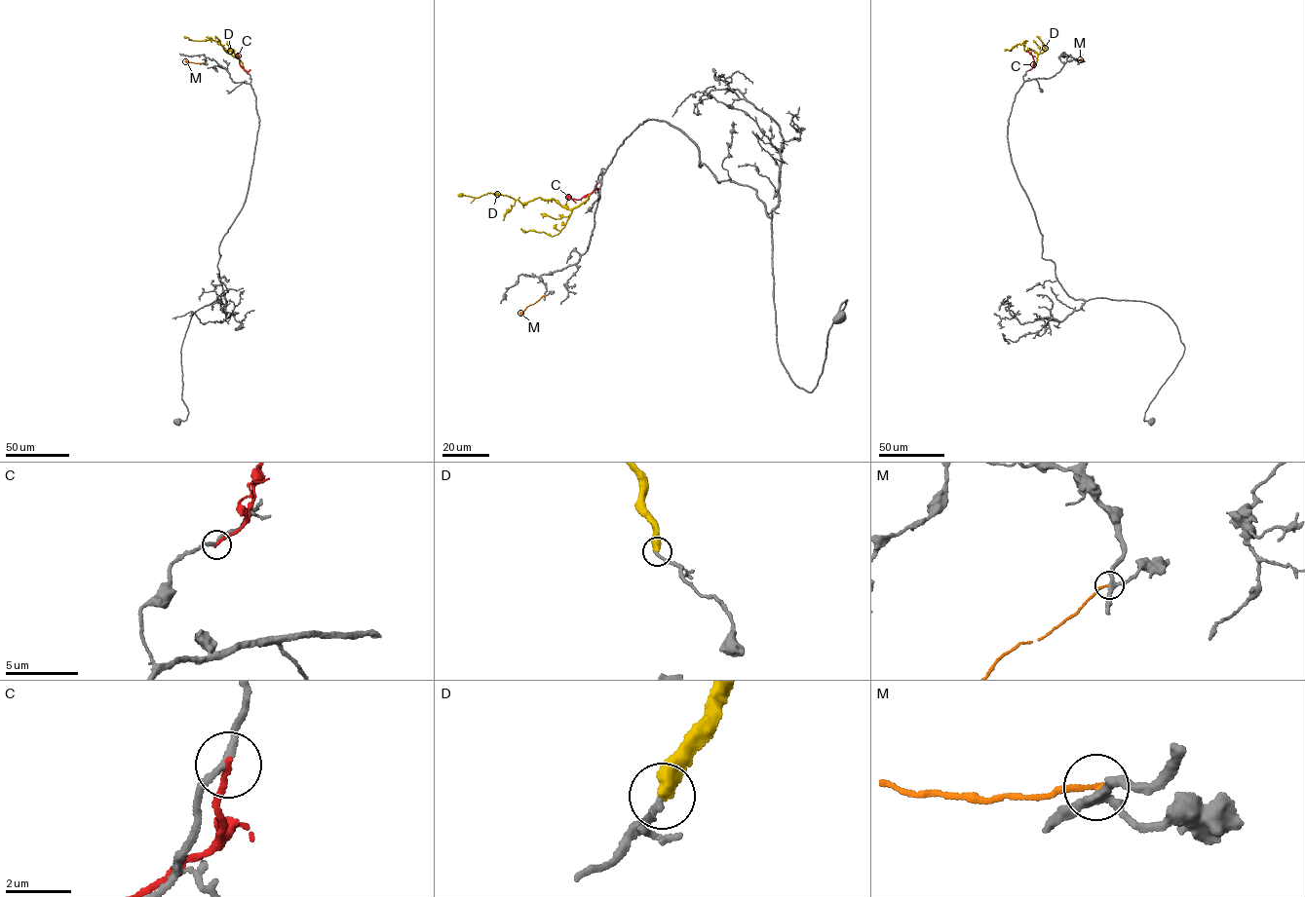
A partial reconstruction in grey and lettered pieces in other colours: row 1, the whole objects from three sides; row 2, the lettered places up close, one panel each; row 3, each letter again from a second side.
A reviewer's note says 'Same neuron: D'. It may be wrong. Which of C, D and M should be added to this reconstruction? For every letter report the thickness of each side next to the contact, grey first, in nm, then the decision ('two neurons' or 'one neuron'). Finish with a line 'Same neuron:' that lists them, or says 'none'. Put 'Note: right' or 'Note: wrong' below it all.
C: 200 nm thick on the grey side, 200 nm on the other; two neurons
D: 200 nm thick on the grey side, 460 nm on the other; two neurons
M: 280 nm thick on the grey side, 160 nm on the other; two neurons
Same neuron: none
Note: wrong

